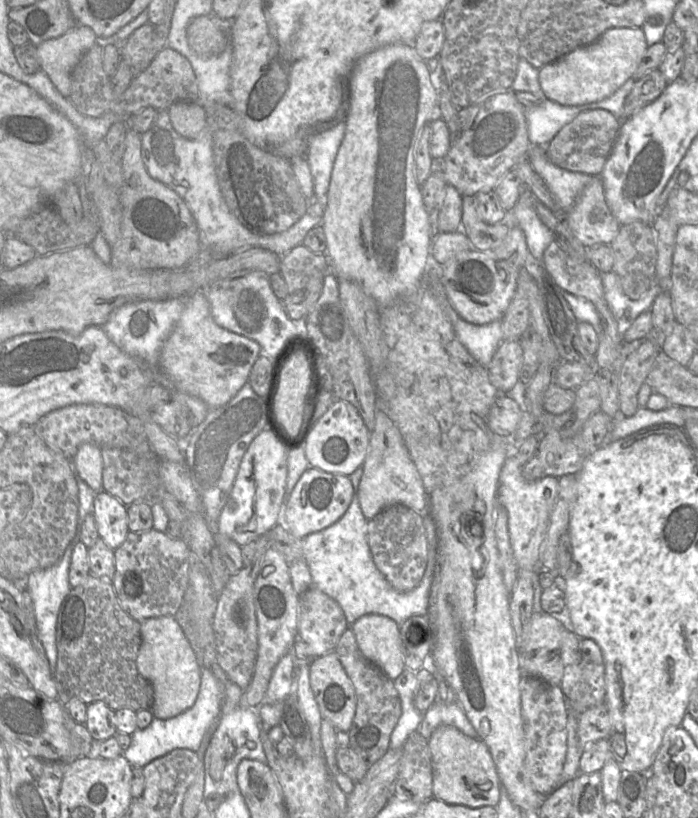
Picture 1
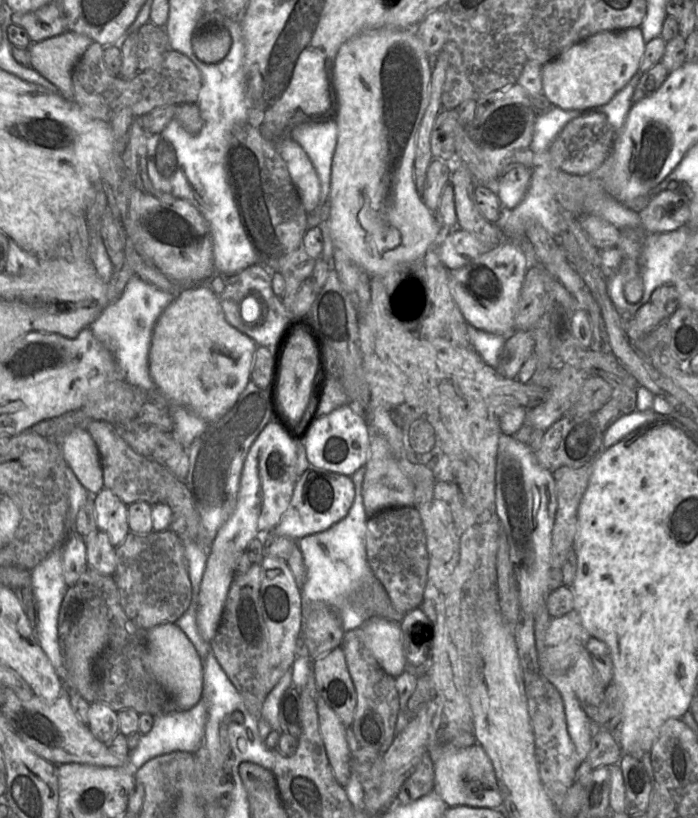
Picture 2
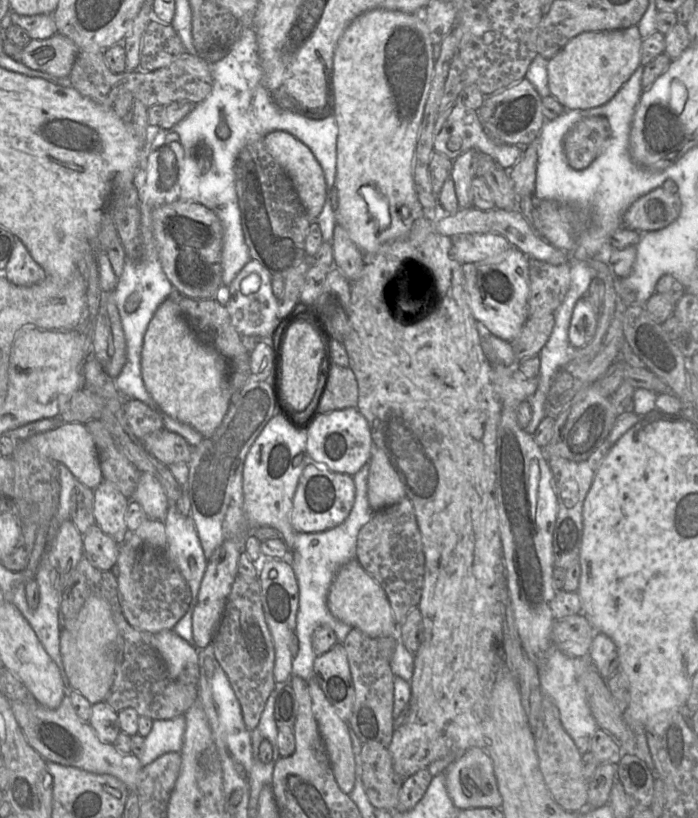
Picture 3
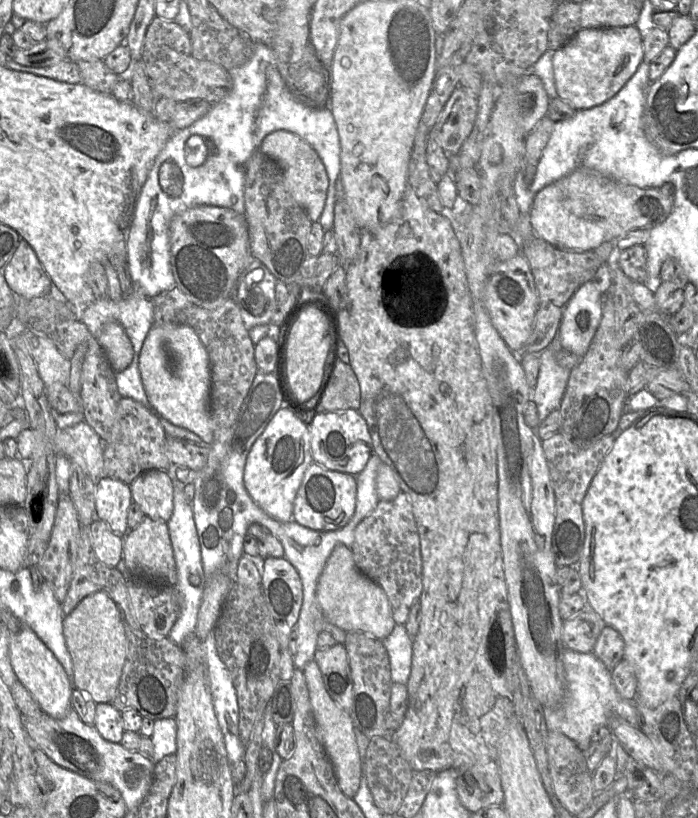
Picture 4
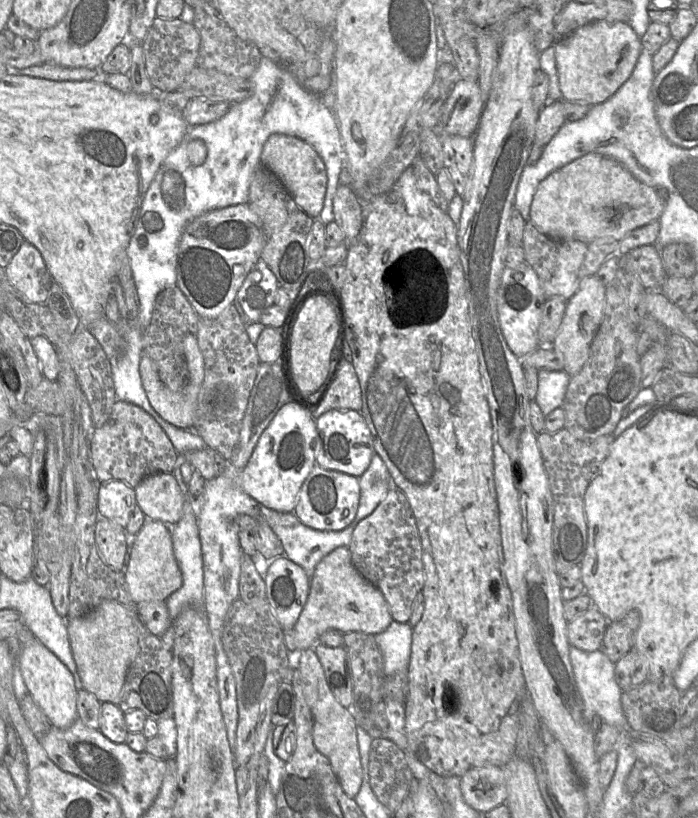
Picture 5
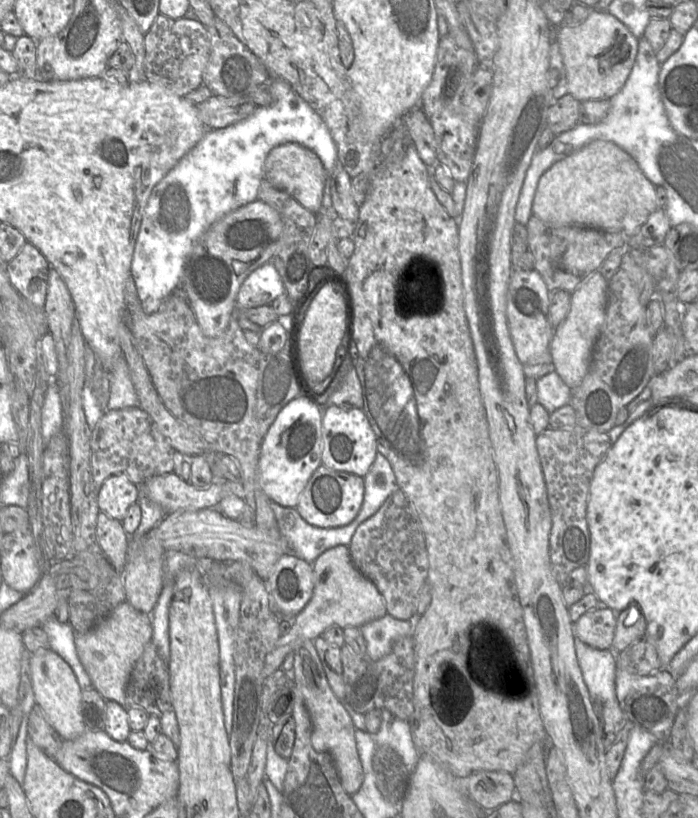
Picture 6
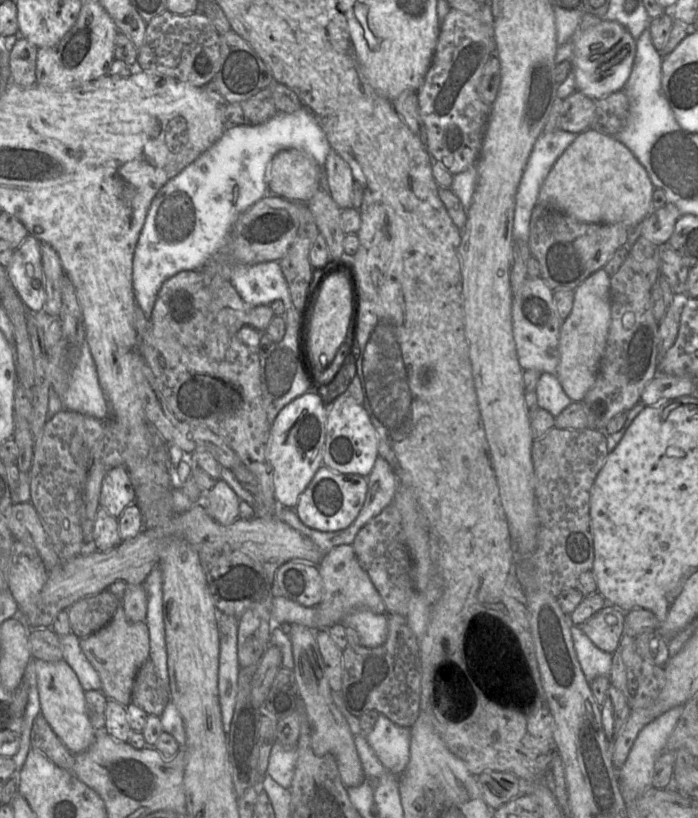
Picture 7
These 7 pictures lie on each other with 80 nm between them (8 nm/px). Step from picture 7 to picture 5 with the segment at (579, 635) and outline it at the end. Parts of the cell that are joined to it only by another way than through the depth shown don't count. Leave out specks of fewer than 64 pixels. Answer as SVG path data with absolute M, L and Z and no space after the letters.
M571 645L570 659L587 721L601 720L620 730L627 729L628 725L621 703L622 690L615 678L615 663L601 650L583 651Z

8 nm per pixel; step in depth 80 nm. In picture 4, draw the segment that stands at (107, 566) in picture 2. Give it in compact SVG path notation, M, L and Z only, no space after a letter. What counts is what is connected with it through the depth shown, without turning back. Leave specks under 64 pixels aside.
M98 517L89 526L89 536L92 548L97 558L106 566L116 568L123 555L123 537L115 534L108 524Z

